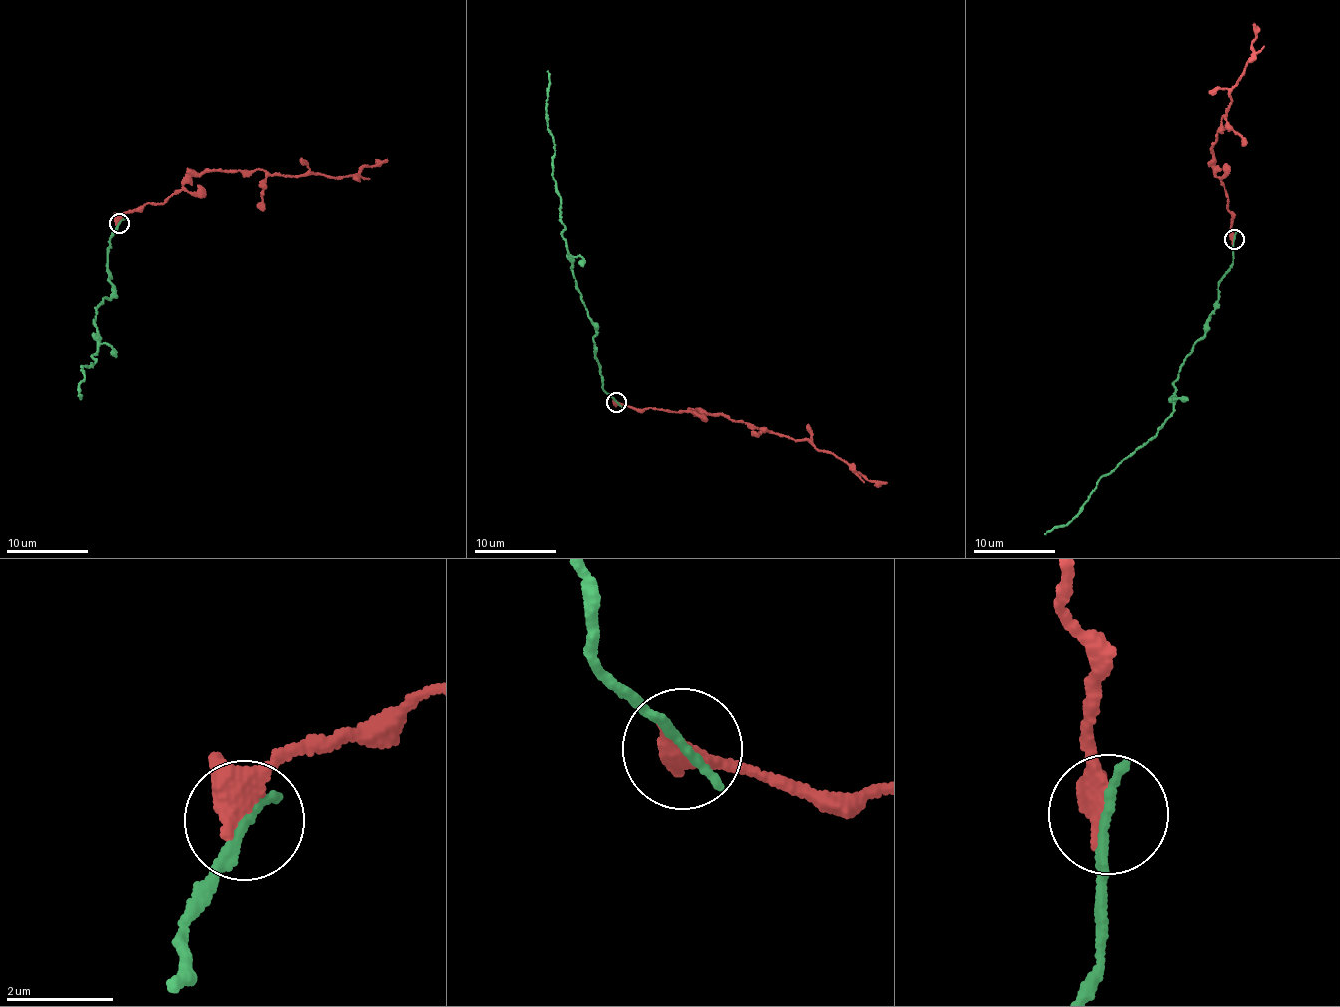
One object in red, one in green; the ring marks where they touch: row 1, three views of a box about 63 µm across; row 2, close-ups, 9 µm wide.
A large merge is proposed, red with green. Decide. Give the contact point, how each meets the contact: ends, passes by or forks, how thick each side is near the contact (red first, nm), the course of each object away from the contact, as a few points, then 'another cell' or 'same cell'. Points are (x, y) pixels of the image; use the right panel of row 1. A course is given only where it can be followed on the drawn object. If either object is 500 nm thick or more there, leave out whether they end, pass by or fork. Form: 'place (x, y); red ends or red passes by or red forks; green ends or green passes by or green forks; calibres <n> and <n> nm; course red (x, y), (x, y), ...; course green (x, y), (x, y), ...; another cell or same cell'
place (1234, 239); red passes by; green ends; calibres 360 and 200 nm; course red (1233, 240), (1225, 195), (1210, 149), (1232, 101), (1229, 95), (1253, 52), (1252, 44), (1256, 35), (1253, 23); course green (1233, 240), (1217, 305), (1174, 383), (1173, 412), (1099, 479), (1075, 518), (1044, 534); another cell

